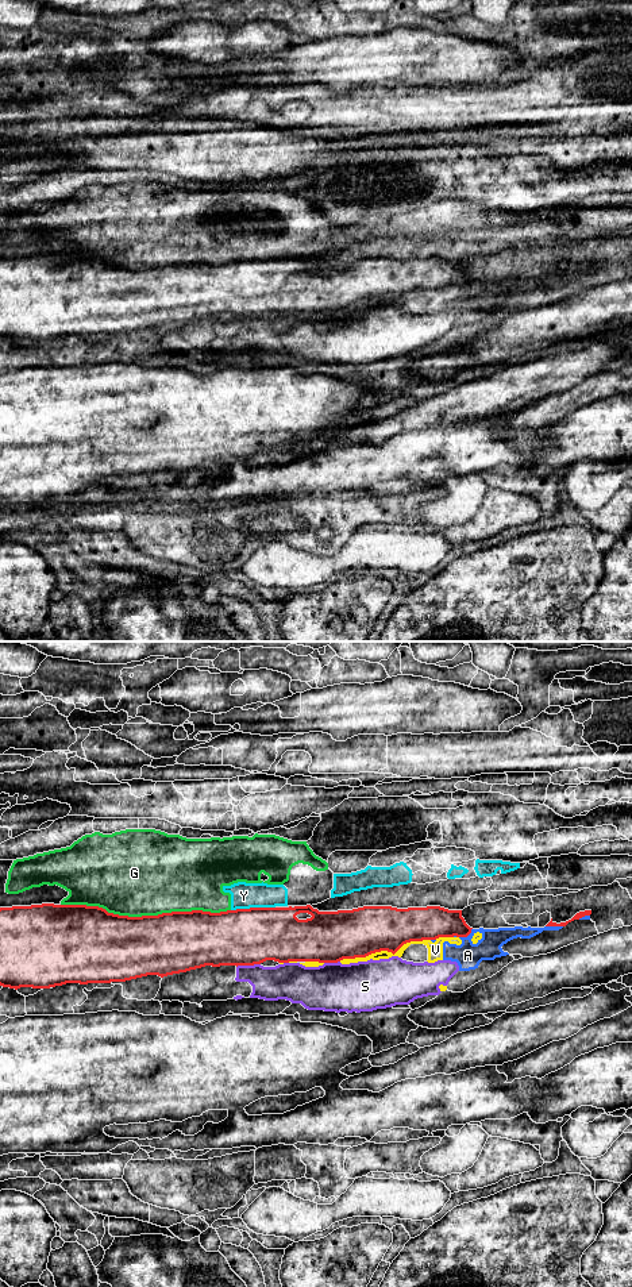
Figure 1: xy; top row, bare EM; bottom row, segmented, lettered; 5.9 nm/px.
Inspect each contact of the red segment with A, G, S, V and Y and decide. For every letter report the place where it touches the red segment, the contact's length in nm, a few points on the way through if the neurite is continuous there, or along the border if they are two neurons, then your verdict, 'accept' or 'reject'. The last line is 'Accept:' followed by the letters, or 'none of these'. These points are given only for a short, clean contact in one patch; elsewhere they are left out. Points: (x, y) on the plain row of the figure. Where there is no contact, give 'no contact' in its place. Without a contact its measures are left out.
A: contact xy (554, 277); length 100 nm; reject
G: contact xy (146, 268); length 1000 nm; reject
S: contact xy (247, 316); length 150 nm; reject
V: contact xy (384, 301); length 550 nm; reject
Y: contact xy (253, 259); length 260 nm; reject
Accept: none of these

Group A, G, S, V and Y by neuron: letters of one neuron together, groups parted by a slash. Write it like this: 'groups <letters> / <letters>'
groups A S V / G Y

